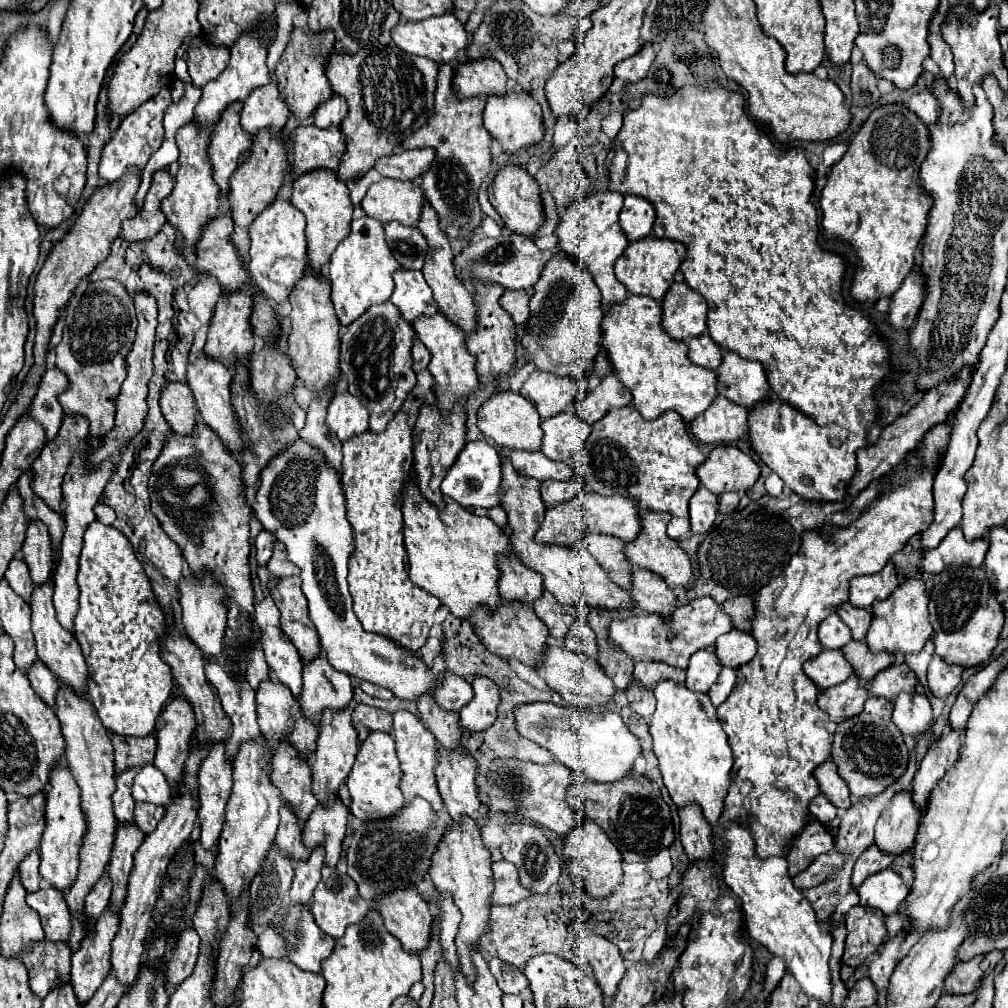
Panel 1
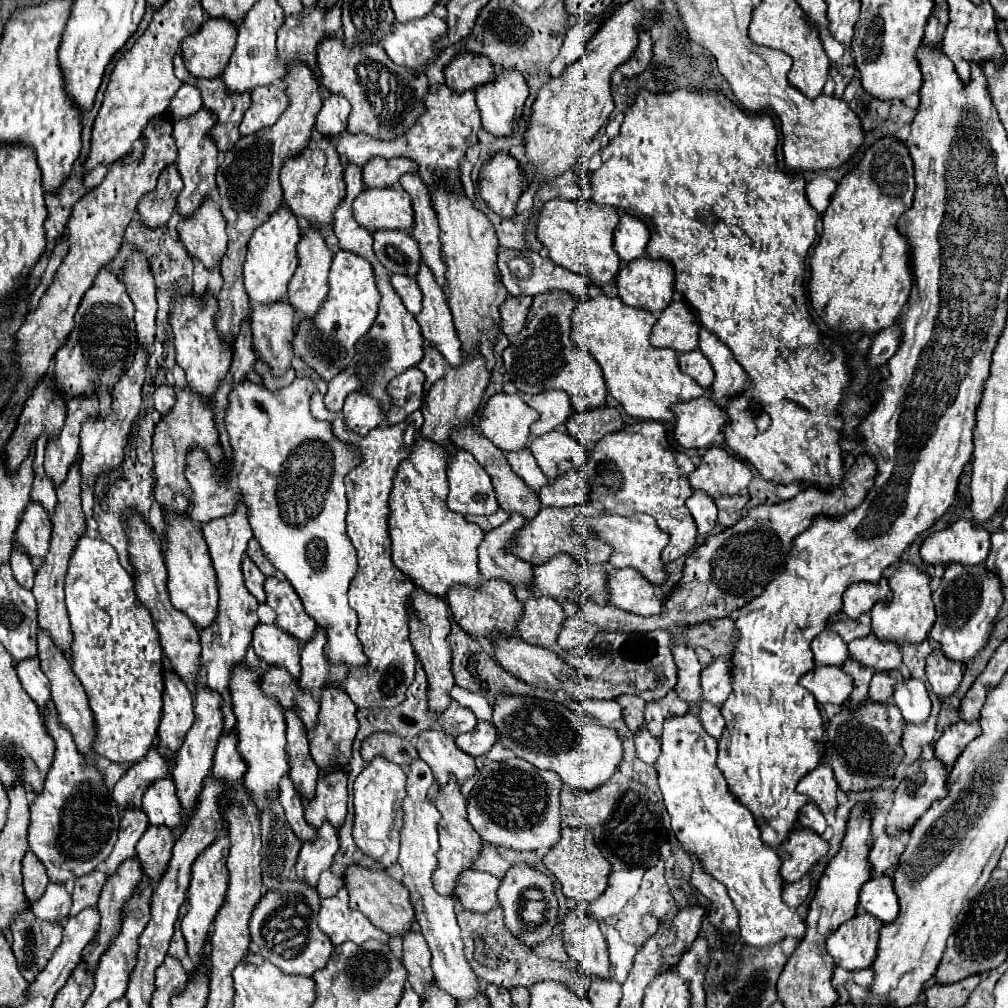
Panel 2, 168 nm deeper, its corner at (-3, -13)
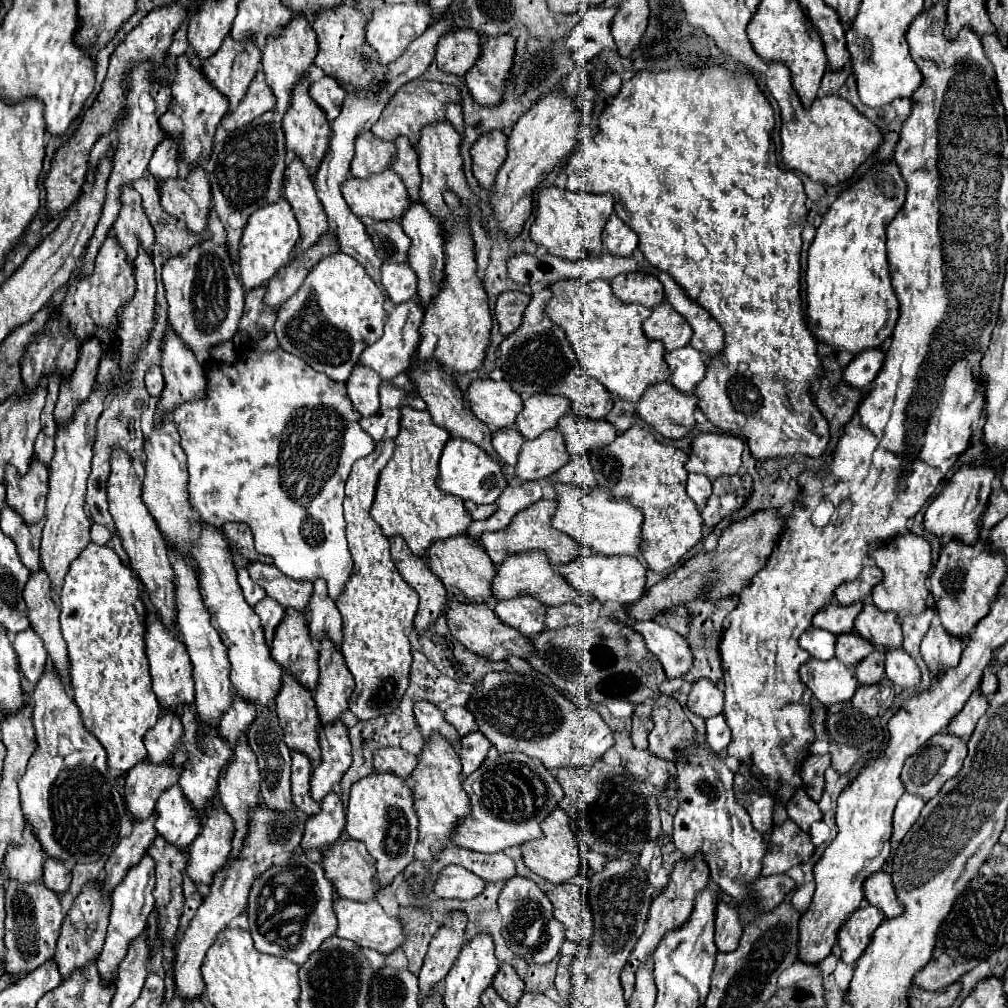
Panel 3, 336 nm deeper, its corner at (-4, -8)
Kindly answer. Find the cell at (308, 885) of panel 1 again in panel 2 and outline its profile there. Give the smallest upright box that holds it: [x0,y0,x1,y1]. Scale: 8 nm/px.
[296,823,338,885]

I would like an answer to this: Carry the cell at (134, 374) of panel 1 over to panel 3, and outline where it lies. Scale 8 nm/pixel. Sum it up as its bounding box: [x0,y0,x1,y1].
[113,186,153,268]

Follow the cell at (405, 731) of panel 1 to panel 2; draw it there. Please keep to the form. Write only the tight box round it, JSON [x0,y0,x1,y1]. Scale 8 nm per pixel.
[400,759,480,1001]

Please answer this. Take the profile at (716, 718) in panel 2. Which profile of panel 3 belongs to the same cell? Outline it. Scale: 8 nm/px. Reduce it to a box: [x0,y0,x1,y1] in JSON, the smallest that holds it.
[705,714,731,752]

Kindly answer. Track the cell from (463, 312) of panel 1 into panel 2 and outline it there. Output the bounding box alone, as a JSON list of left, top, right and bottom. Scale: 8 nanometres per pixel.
[400,173,448,289]

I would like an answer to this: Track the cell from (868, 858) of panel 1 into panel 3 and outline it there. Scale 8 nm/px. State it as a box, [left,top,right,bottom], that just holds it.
[891,794,925,844]

